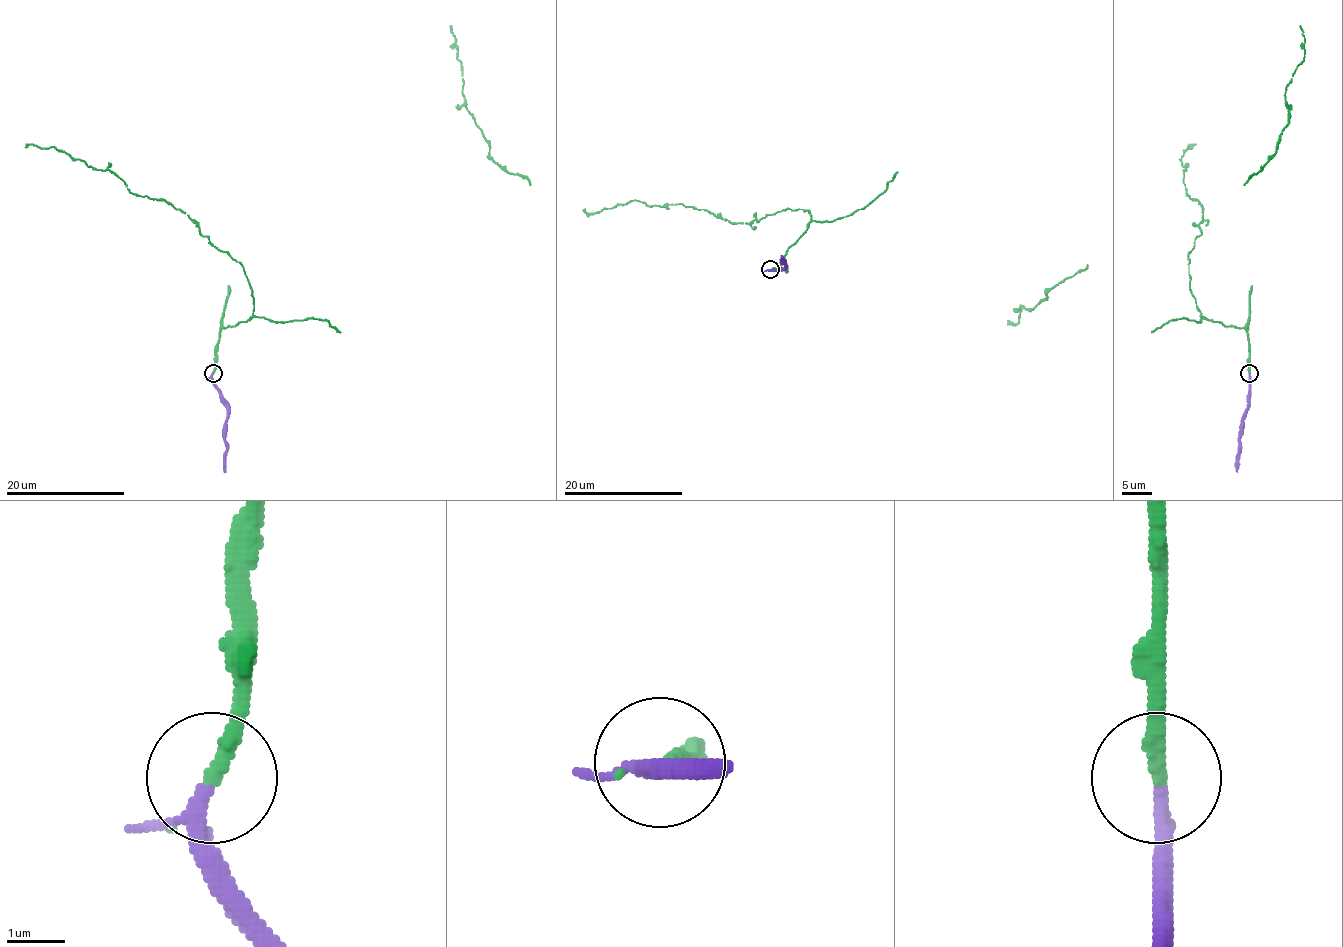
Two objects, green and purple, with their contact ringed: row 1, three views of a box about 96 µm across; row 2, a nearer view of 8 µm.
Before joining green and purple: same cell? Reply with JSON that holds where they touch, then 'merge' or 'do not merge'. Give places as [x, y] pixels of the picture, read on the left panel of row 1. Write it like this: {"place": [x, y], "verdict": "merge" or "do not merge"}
{"place": [213, 373], "verdict": "merge"}

